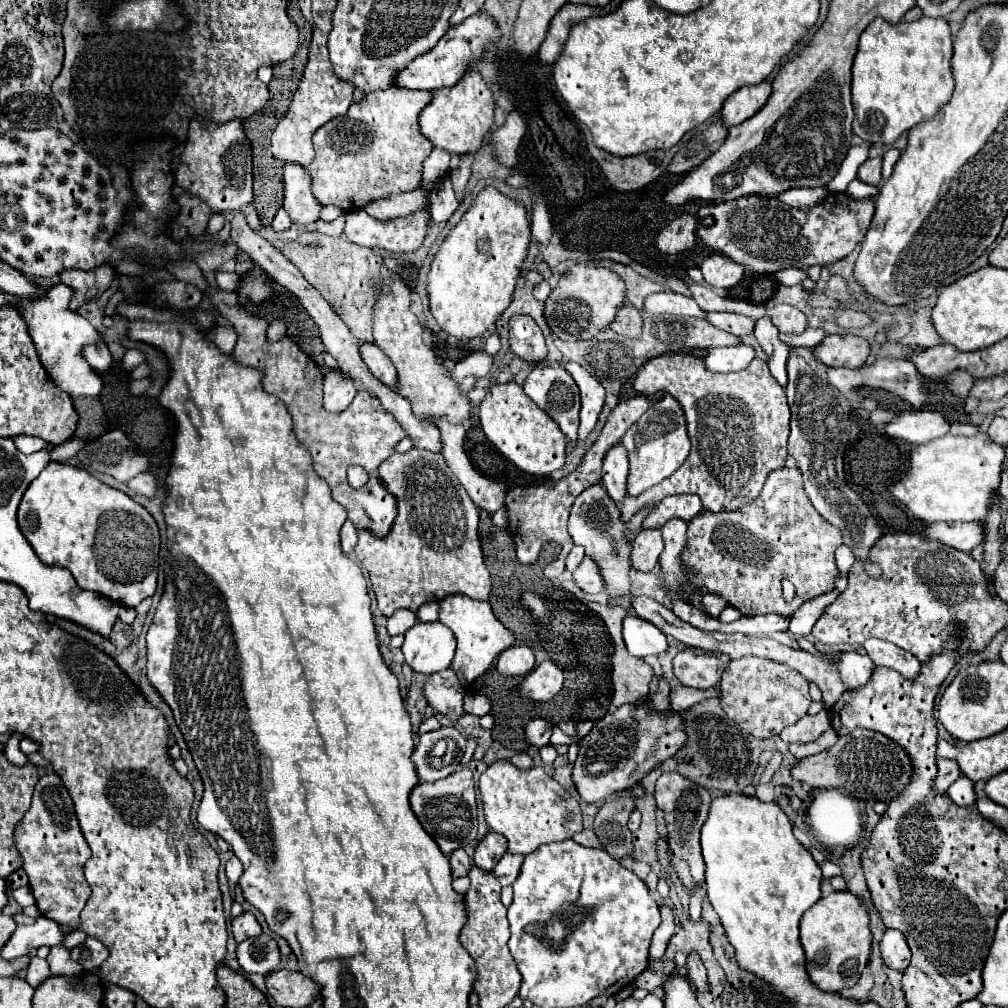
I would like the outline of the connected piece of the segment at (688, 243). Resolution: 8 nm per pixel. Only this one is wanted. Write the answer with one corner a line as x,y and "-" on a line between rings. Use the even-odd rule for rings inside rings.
689,214
679,216
665,230
659,232
659,236
655,238
655,244
661,252
667,252
667,254
677,254
677,252
689,250
695,246
697,226
699,226
697,218
693,218

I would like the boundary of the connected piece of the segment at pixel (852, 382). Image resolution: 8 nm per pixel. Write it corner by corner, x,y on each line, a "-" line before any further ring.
877,358
873,364
869,364
865,368
857,368
857,370
829,368
829,382
841,392
847,392
855,386
869,386
869,388
875,388
875,390
881,388
881,390
887,390
887,392
899,396
901,400
911,404
915,410
921,410
923,406
927,406
925,378
923,378
923,374
919,374
915,364
905,358

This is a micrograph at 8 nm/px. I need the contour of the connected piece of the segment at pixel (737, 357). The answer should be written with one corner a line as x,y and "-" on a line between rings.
735,344
735,346
713,348
707,354
705,364
707,364
707,368
711,368
715,372
735,372
735,370
747,368
753,358
755,358
753,348
749,348
745,344

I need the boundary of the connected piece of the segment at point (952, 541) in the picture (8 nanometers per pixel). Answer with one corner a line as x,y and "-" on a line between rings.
935,522
923,530
923,536
943,546
969,552
983,542
983,526
981,522

